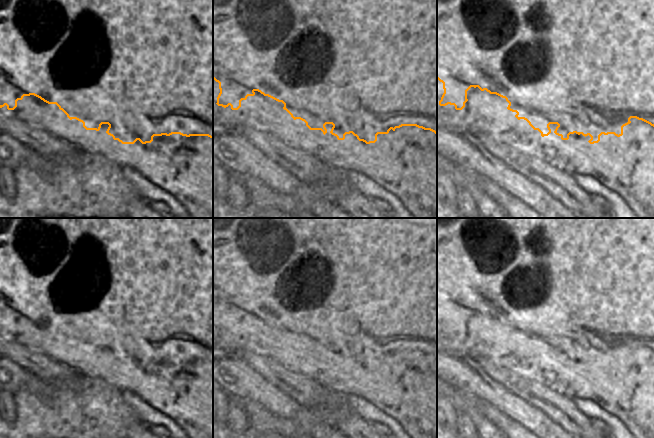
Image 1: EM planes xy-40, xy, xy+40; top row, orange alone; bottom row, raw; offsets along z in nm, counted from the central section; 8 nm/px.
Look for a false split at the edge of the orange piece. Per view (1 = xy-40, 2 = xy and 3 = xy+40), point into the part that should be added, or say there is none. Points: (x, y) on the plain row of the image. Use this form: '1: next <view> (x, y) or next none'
1: next none
2: next none
3: next none

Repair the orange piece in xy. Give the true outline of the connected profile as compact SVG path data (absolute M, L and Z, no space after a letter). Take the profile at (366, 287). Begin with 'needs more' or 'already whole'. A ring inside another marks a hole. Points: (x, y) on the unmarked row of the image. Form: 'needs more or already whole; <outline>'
already whole; M213 218L213 303L219 307L220 317L217 321L217 329L224 332L231 330L232 334L241 331L241 325L248 320L254 320L258 315L284 328L291 341L300 343L306 347L310 354L321 354L325 359L326 348L332 348L330 357L338 364L344 364L346 358L352 357L359 365L366 368L375 367L378 358L388 358L392 353L402 350L416 350L424 354L430 354L437 358L437 218Z

